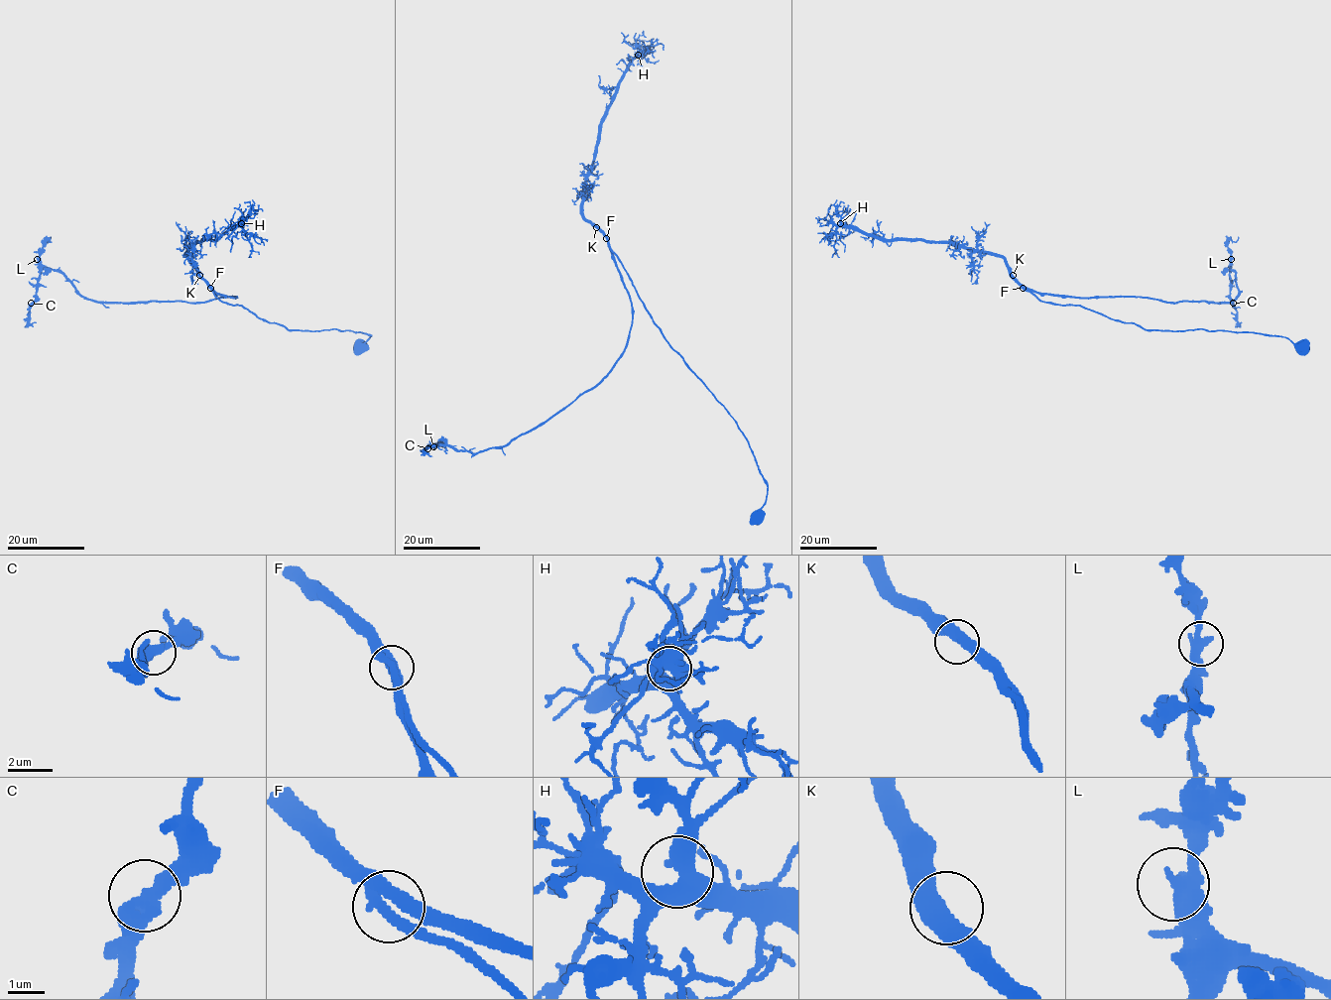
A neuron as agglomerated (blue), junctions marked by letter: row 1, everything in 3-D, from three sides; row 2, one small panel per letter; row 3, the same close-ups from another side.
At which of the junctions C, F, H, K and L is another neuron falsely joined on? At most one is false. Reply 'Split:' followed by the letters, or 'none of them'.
Split: none of them

